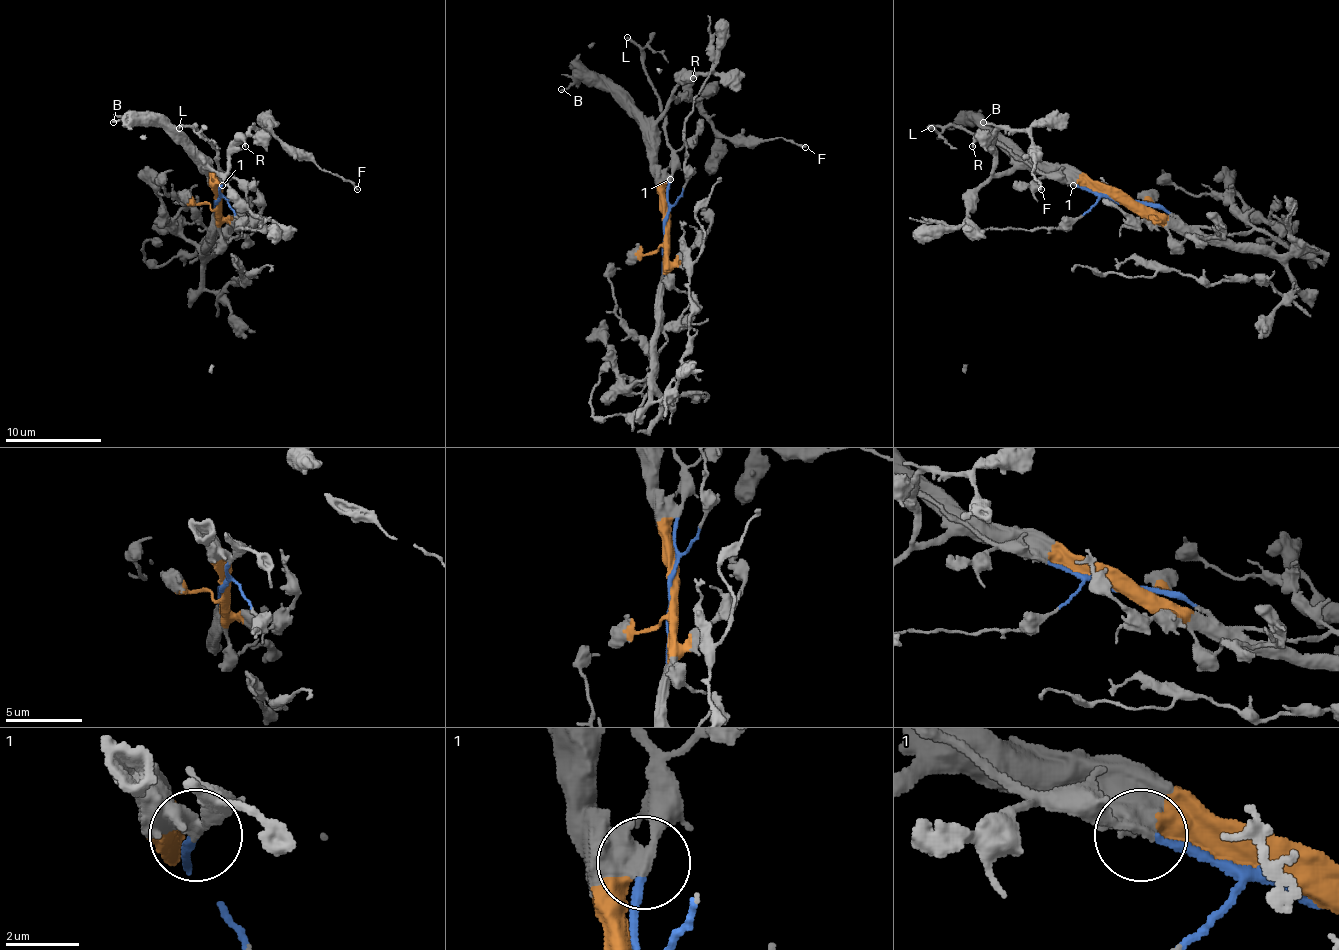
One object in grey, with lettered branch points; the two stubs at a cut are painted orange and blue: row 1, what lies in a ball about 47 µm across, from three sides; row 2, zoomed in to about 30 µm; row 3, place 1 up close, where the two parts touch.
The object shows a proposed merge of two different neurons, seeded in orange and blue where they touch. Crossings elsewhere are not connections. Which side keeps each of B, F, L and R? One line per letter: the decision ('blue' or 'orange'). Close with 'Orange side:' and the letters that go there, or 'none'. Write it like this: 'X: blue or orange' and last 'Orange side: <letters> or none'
B: orange
F: orange
L: blue
R: orange
Orange side: B, F, R

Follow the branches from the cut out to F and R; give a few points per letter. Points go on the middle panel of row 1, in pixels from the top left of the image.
F: (665, 227), (665, 179), (657, 164), (655, 121), (674, 99), (691, 99), (728, 138), (783, 138), (805, 147)
R: (665, 227), (665, 179), (657, 164), (655, 121), (672, 99), (677, 99), (686, 89), (694, 77)

